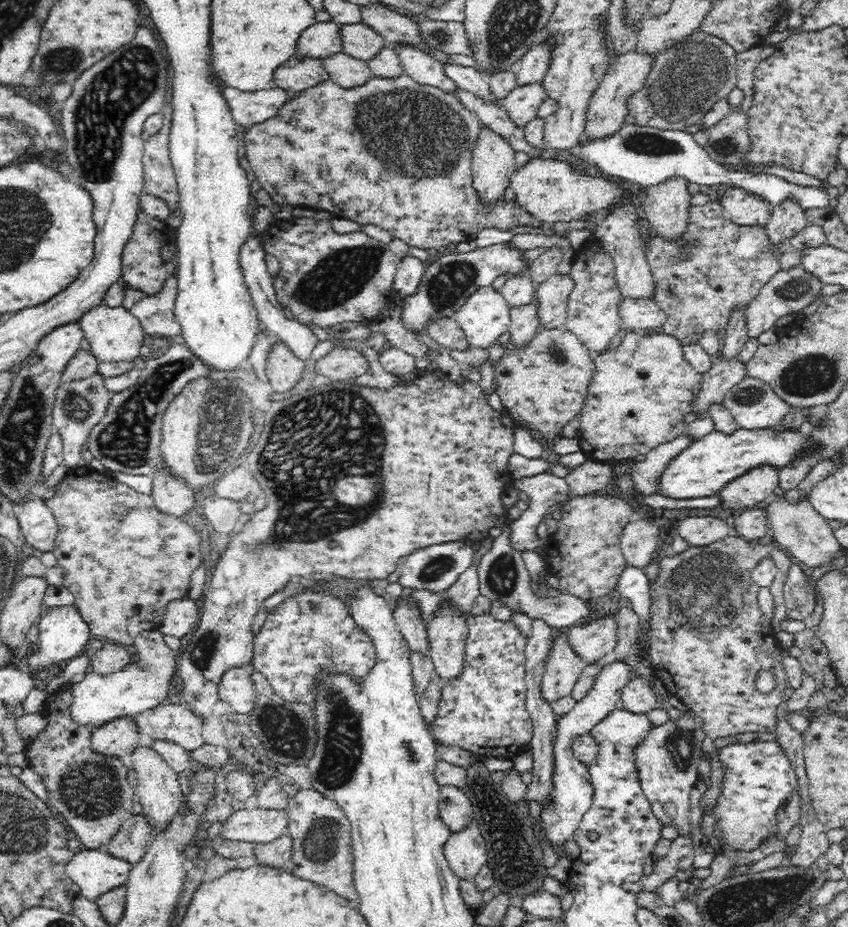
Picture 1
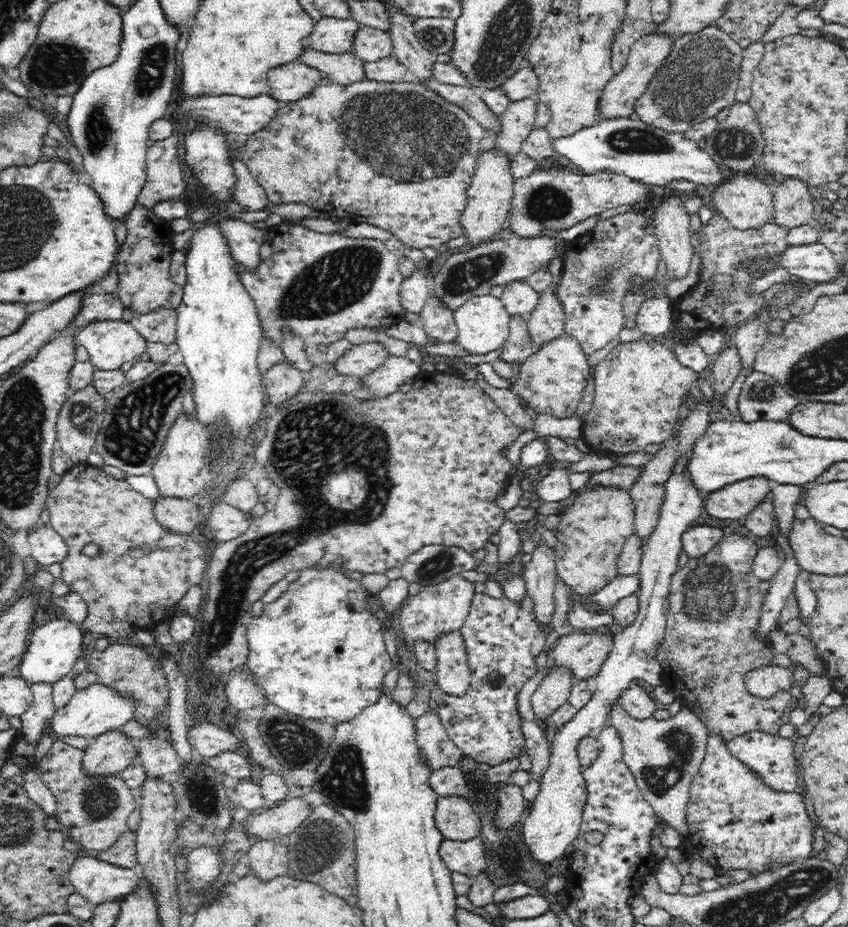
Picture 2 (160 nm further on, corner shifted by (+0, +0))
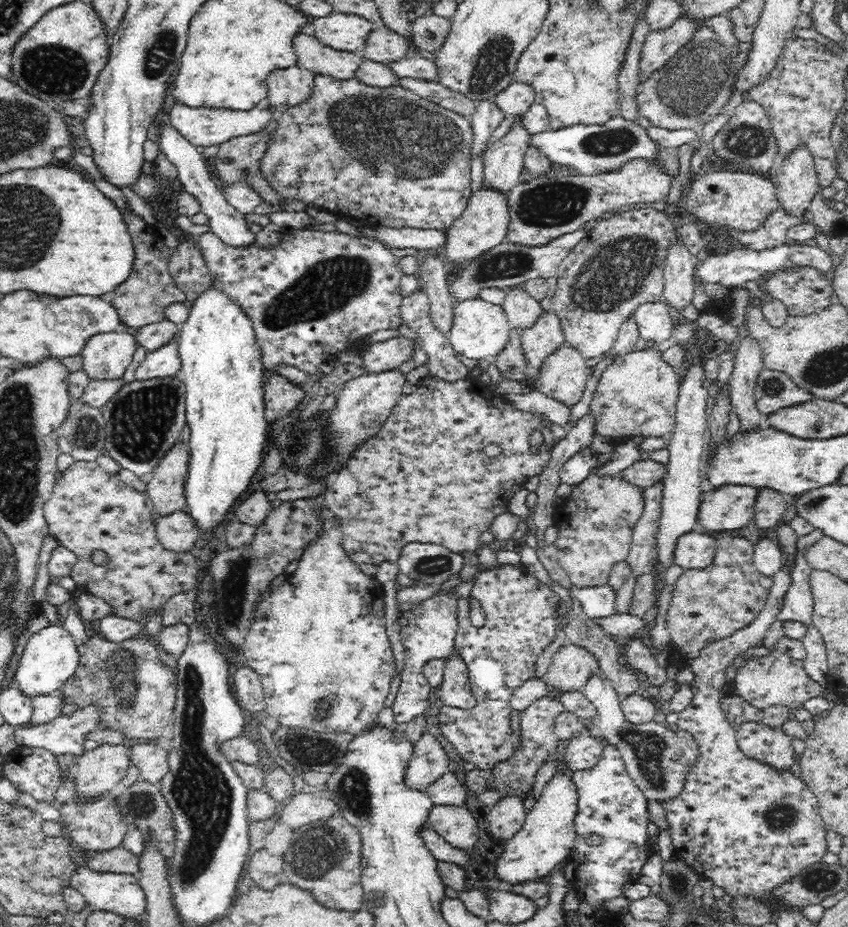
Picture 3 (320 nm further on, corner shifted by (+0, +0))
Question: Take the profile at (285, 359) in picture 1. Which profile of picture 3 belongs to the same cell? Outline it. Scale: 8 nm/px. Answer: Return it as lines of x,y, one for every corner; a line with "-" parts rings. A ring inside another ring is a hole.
275,371
265,376
265,417
272,422
288,414
301,401
308,401
308,393
300,382
294,382

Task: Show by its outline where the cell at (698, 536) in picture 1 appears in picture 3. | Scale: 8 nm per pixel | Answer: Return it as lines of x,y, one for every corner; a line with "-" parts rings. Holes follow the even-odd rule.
700,529
683,534
677,542
675,563
684,568
704,568
716,554
716,538

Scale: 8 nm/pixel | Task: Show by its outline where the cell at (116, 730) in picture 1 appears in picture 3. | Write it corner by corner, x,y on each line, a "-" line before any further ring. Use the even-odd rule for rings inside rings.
99,744
77,758
75,781
80,797
100,797
126,776
132,764
128,748
122,744

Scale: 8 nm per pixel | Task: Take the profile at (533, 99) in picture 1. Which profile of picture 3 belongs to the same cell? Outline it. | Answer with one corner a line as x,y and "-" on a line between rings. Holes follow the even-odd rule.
525,112
512,117
510,130
506,130
504,136
493,142
483,154
484,182
488,187
496,187
504,193
509,193
519,184
523,156
533,136
526,128

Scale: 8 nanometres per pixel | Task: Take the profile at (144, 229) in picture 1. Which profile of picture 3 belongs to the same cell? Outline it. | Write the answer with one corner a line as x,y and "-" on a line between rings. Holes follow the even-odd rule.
130,208
122,212
122,218
134,242
134,262
128,276
114,286
115,298
112,303
118,308
122,324
138,329
140,326
163,320
166,314
164,310
175,302
186,303
187,296
177,287
174,277
169,273
168,265
173,247
166,246
164,234
157,224
148,224

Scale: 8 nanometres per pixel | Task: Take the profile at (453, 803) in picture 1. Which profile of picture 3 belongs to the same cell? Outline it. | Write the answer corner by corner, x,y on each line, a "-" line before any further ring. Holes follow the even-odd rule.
435,806
429,818
430,826
454,846
472,849
478,840
478,822
468,807

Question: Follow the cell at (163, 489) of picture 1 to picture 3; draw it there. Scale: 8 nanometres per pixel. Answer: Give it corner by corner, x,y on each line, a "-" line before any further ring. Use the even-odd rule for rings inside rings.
172,510
168,514
155,513
155,529
160,542
170,550
188,550
201,534
190,512

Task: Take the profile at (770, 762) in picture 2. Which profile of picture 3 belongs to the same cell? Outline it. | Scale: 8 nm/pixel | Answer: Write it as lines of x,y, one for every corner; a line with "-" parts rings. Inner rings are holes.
748,723
735,732
737,747
746,758
762,762
778,773
790,773
796,762
791,738
781,729

